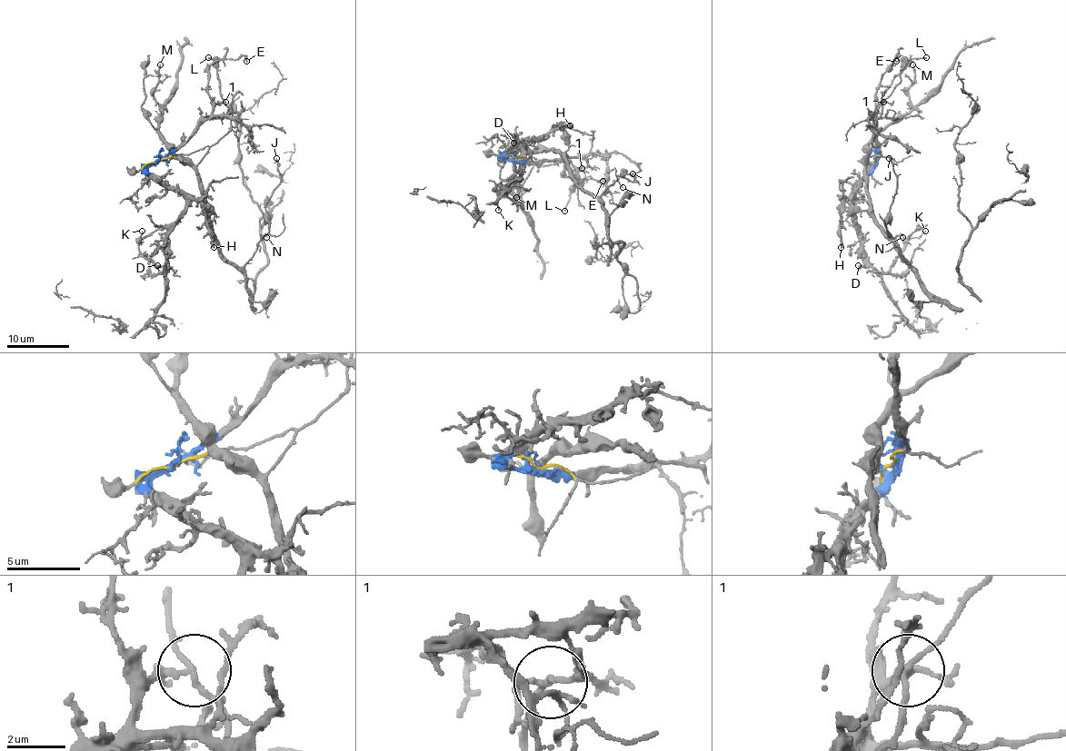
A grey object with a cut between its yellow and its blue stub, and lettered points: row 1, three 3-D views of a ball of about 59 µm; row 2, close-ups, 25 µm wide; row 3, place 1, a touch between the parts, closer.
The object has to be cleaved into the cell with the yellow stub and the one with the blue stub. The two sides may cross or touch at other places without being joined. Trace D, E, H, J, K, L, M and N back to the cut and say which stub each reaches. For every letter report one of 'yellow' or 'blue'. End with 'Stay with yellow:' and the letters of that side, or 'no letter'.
D: blue
E: blue
H: blue
J: yellow
K: blue
L: yellow
M: yellow
N: yellow
Stay with yellow: J, L, M, N

